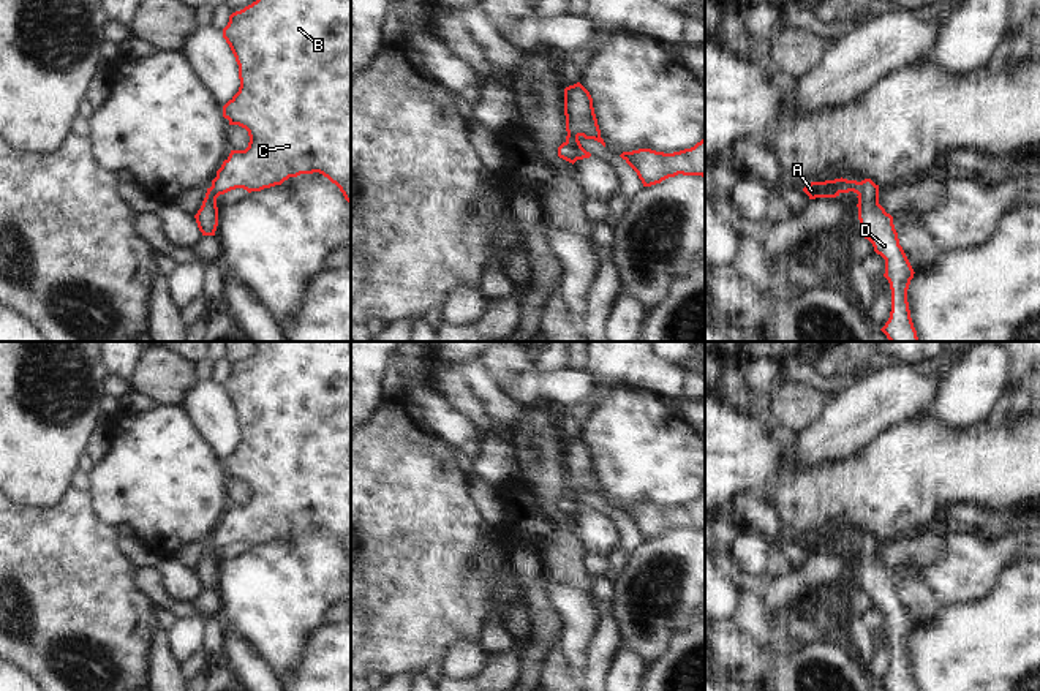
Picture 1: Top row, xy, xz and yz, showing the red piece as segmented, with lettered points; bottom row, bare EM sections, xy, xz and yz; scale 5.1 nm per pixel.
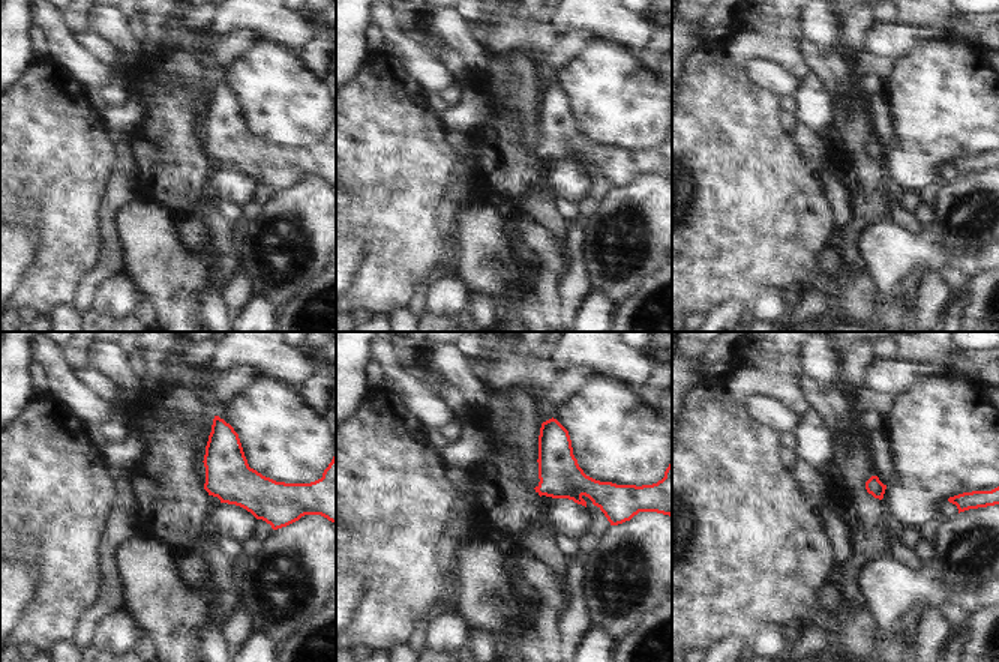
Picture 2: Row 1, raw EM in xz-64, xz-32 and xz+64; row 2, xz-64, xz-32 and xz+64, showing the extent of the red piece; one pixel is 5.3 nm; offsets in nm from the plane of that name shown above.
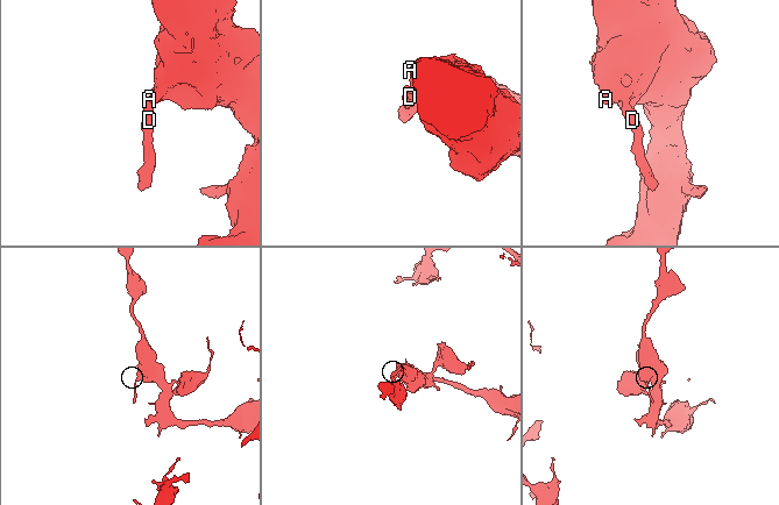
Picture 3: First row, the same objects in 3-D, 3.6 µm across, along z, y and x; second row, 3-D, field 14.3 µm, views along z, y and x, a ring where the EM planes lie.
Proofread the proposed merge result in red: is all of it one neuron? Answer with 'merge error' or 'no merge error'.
no merge error

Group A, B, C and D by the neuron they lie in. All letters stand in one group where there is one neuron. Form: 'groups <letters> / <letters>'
groups A B C D

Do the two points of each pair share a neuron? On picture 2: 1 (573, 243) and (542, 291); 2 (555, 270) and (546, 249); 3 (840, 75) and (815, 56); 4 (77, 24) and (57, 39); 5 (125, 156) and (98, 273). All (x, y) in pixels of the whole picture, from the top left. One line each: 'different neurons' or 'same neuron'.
1: different neurons
2: same neuron
3: same neuron
4: different neurons
5: same neuron

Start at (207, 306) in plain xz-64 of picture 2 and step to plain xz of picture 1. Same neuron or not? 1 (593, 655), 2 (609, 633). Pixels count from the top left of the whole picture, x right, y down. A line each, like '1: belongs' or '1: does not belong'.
1: does not belong
2: does not belong

